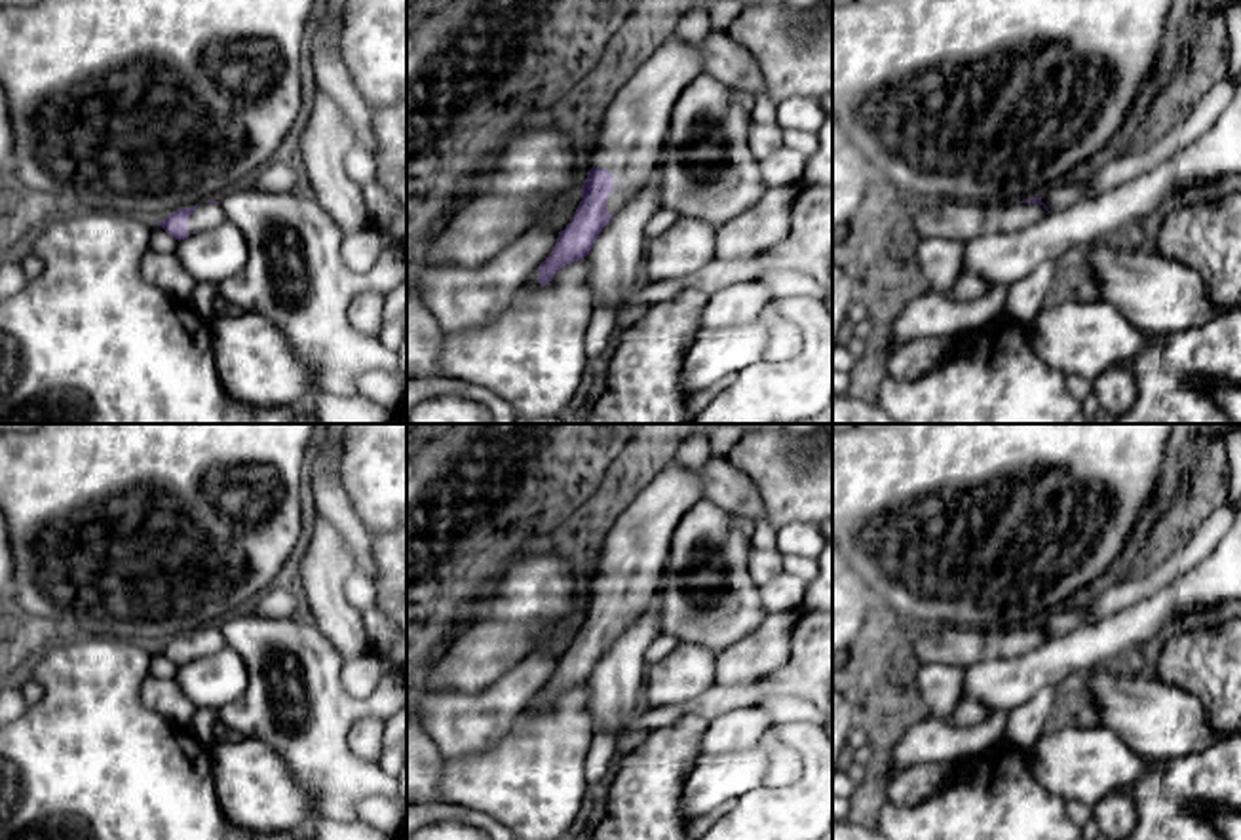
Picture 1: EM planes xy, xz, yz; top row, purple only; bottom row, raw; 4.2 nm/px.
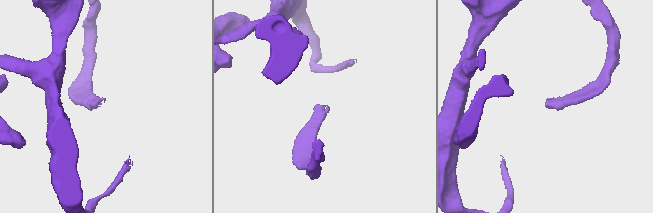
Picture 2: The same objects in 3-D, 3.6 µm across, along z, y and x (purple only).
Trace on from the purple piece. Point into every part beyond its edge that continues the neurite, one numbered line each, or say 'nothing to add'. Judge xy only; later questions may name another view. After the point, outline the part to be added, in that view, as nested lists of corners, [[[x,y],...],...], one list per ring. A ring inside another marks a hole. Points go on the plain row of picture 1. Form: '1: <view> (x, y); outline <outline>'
1: xy (204, 643); outline [[[200,629],[188,642],[188,659],[205,658],[226,646],[220,629]]]

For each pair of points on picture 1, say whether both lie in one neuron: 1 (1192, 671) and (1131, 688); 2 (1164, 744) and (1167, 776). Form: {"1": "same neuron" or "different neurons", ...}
{"1": "same neuron", "2": "different neurons"}

